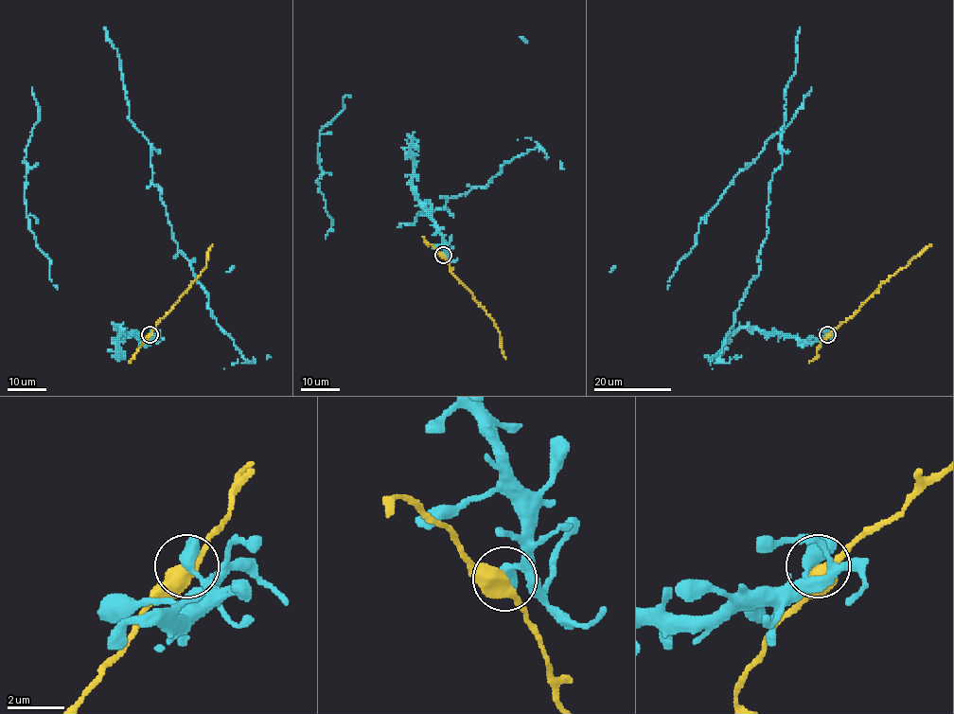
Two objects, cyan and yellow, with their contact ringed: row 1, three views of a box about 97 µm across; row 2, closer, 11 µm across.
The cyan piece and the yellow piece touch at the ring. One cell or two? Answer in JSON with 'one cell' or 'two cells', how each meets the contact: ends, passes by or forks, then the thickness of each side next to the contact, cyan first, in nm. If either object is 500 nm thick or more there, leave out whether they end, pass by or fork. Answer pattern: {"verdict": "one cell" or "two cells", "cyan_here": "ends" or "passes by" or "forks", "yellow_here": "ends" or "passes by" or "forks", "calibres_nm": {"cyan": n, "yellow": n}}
{"verdict": "one cell", "calibres_nm": {"cyan": 600, "yellow": 480}}

